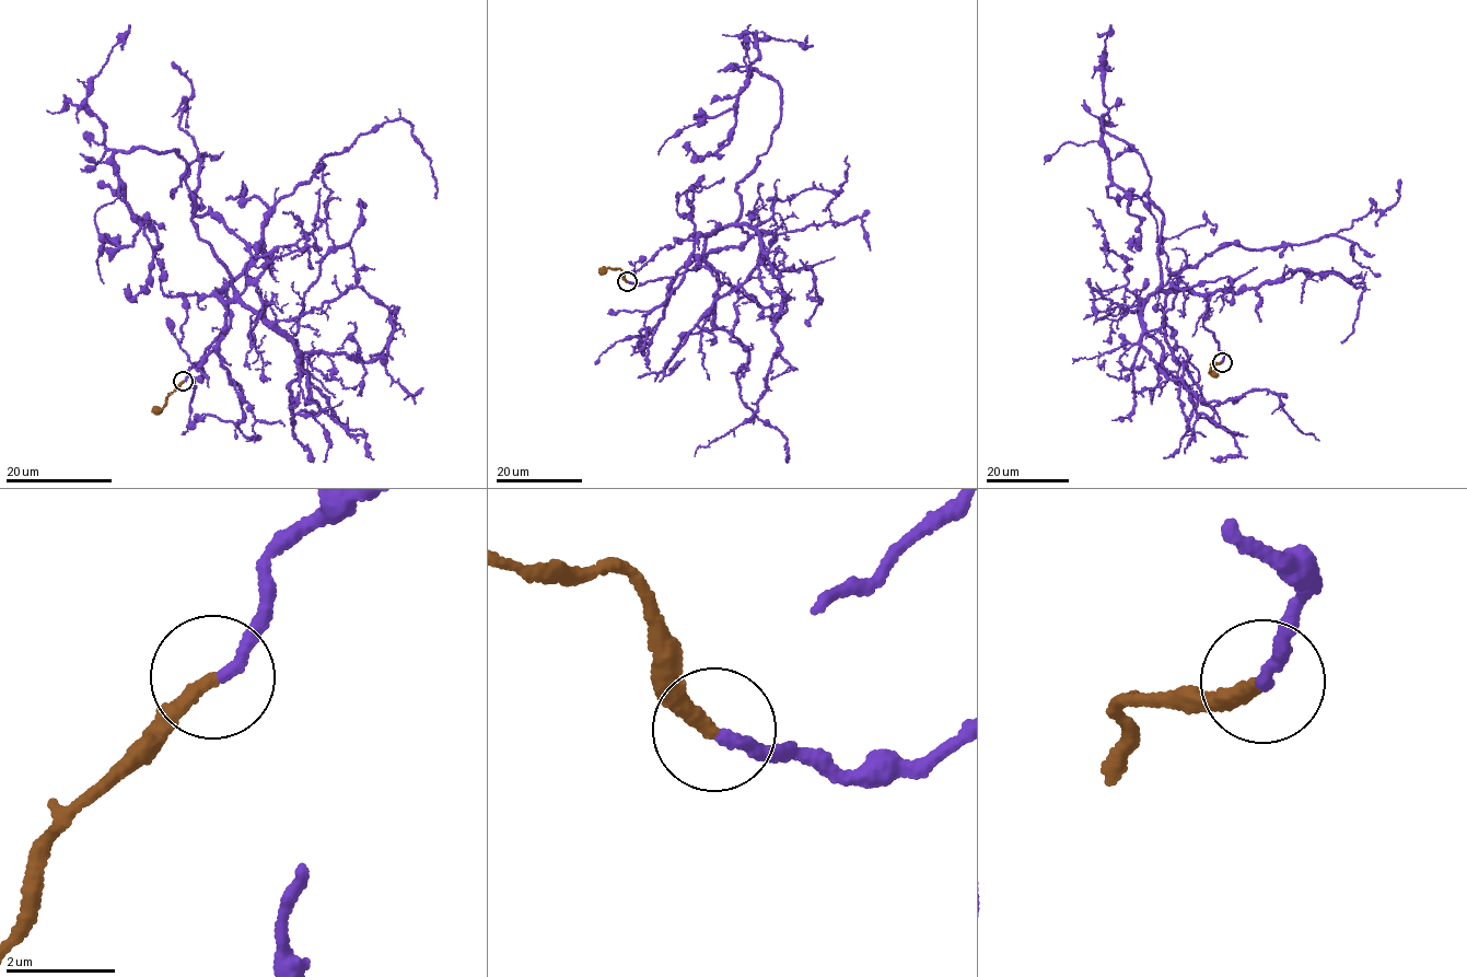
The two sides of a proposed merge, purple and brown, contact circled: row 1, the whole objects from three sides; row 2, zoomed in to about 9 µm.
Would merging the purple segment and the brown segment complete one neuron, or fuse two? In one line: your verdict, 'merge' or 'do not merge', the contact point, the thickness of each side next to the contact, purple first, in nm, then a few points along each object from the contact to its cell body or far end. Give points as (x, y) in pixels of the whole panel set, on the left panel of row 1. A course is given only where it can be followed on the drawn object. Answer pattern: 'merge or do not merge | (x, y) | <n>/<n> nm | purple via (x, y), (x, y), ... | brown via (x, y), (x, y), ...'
merge | (183, 381) | 220/280 nm | purple via (183, 381), (234, 286), (175, 150), (114, 154), (139, 225), (106, 241), (104, 282) | brown via (183, 381), (160, 409), (154, 409)

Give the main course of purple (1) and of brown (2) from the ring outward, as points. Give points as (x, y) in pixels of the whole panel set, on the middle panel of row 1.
1: (627, 281), (691, 270), (737, 222), (778, 83), (754, 70), (735, 112), (659, 154)
2: (627, 281), (619, 268), (608, 268), (598, 272)

